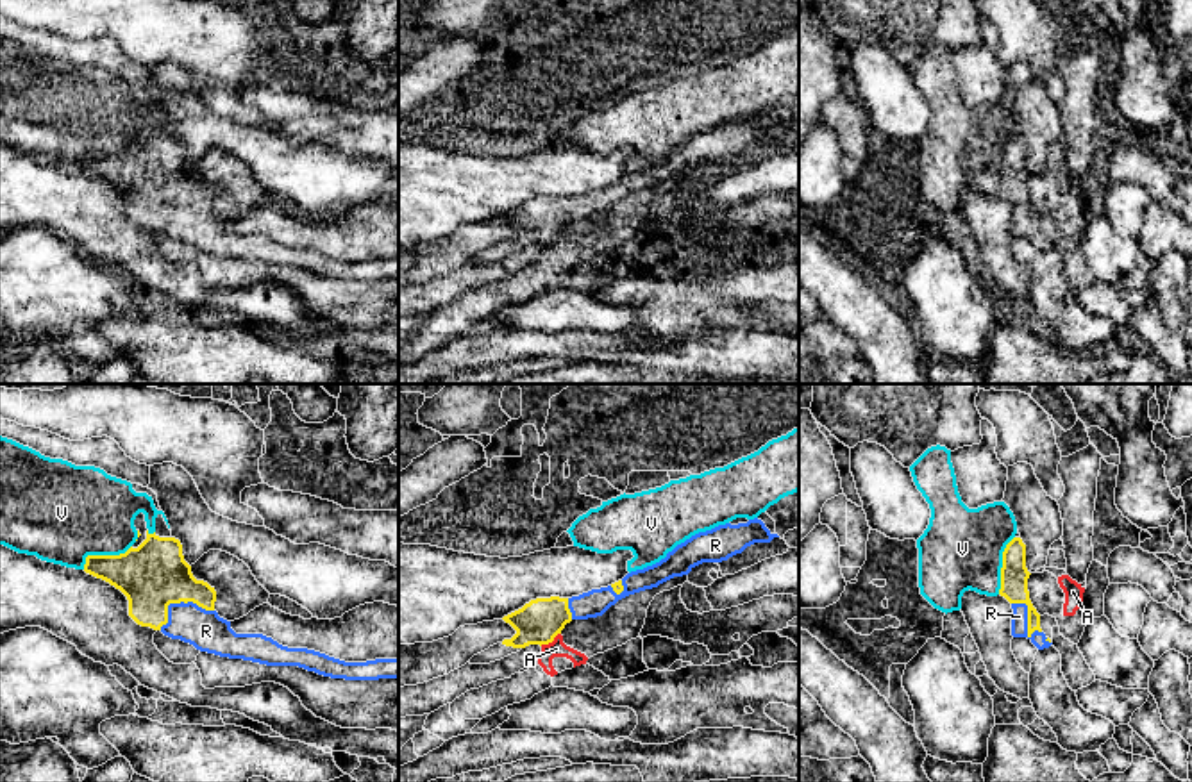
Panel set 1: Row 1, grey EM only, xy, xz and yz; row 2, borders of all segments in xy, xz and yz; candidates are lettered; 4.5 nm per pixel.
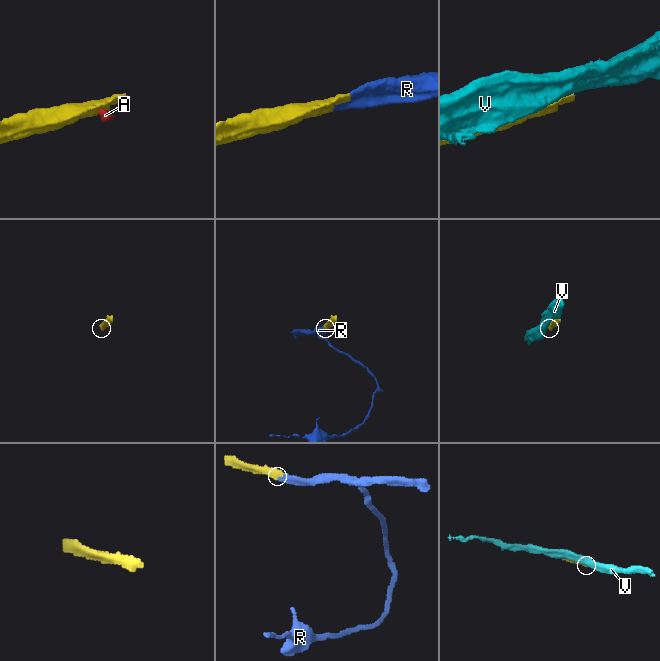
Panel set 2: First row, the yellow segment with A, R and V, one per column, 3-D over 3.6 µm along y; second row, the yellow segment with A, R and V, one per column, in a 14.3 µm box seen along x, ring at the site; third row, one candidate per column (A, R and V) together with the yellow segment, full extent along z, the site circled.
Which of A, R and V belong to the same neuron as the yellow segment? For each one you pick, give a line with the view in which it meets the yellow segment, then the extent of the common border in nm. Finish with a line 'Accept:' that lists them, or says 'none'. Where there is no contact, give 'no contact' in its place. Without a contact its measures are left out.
R: contact in xy; length 260 nm
Accept: R

